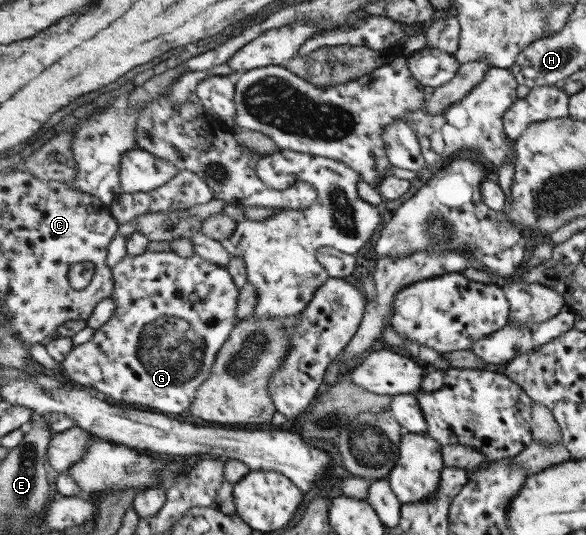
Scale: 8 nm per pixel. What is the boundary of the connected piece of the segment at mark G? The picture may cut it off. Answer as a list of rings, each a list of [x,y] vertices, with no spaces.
[[[146,251],[145,253],[142,253],[141,255],[126,255],[124,257],[123,261],[120,261],[116,267],[113,268],[113,277],[116,281],[116,284],[114,284],[114,292],[112,292],[112,299],[116,301],[116,312],[114,312],[114,316],[111,317],[111,319],[105,324],[102,325],[102,328],[95,331],[94,338],[92,340],[89,340],[88,342],[83,341],[79,345],[76,345],[75,348],[66,356],[66,359],[61,362],[62,366],[64,366],[64,372],[70,379],[75,381],[76,383],[79,383],[80,385],[84,385],[90,390],[92,390],[96,394],[103,394],[111,397],[112,399],[115,399],[116,402],[124,402],[124,403],[130,403],[130,405],[142,405],[142,407],[147,407],[148,410],[152,411],[158,411],[162,414],[166,413],[184,413],[184,411],[189,411],[192,403],[194,402],[194,399],[196,399],[196,391],[199,391],[199,387],[203,385],[204,381],[208,379],[211,375],[212,371],[212,365],[214,365],[217,356],[219,355],[219,351],[223,349],[224,343],[228,342],[228,339],[231,337],[232,333],[235,331],[235,328],[239,325],[239,317],[236,316],[236,313],[238,313],[238,301],[240,301],[240,291],[241,289],[238,288],[238,285],[234,283],[234,277],[230,275],[230,271],[226,267],[221,267],[220,265],[216,265],[214,263],[211,263],[211,261],[208,261],[206,259],[203,259],[202,257],[199,257],[197,254],[194,254],[192,257],[180,257],[180,255],[177,255],[173,252],[166,252],[166,253],[160,253],[156,251]]]

